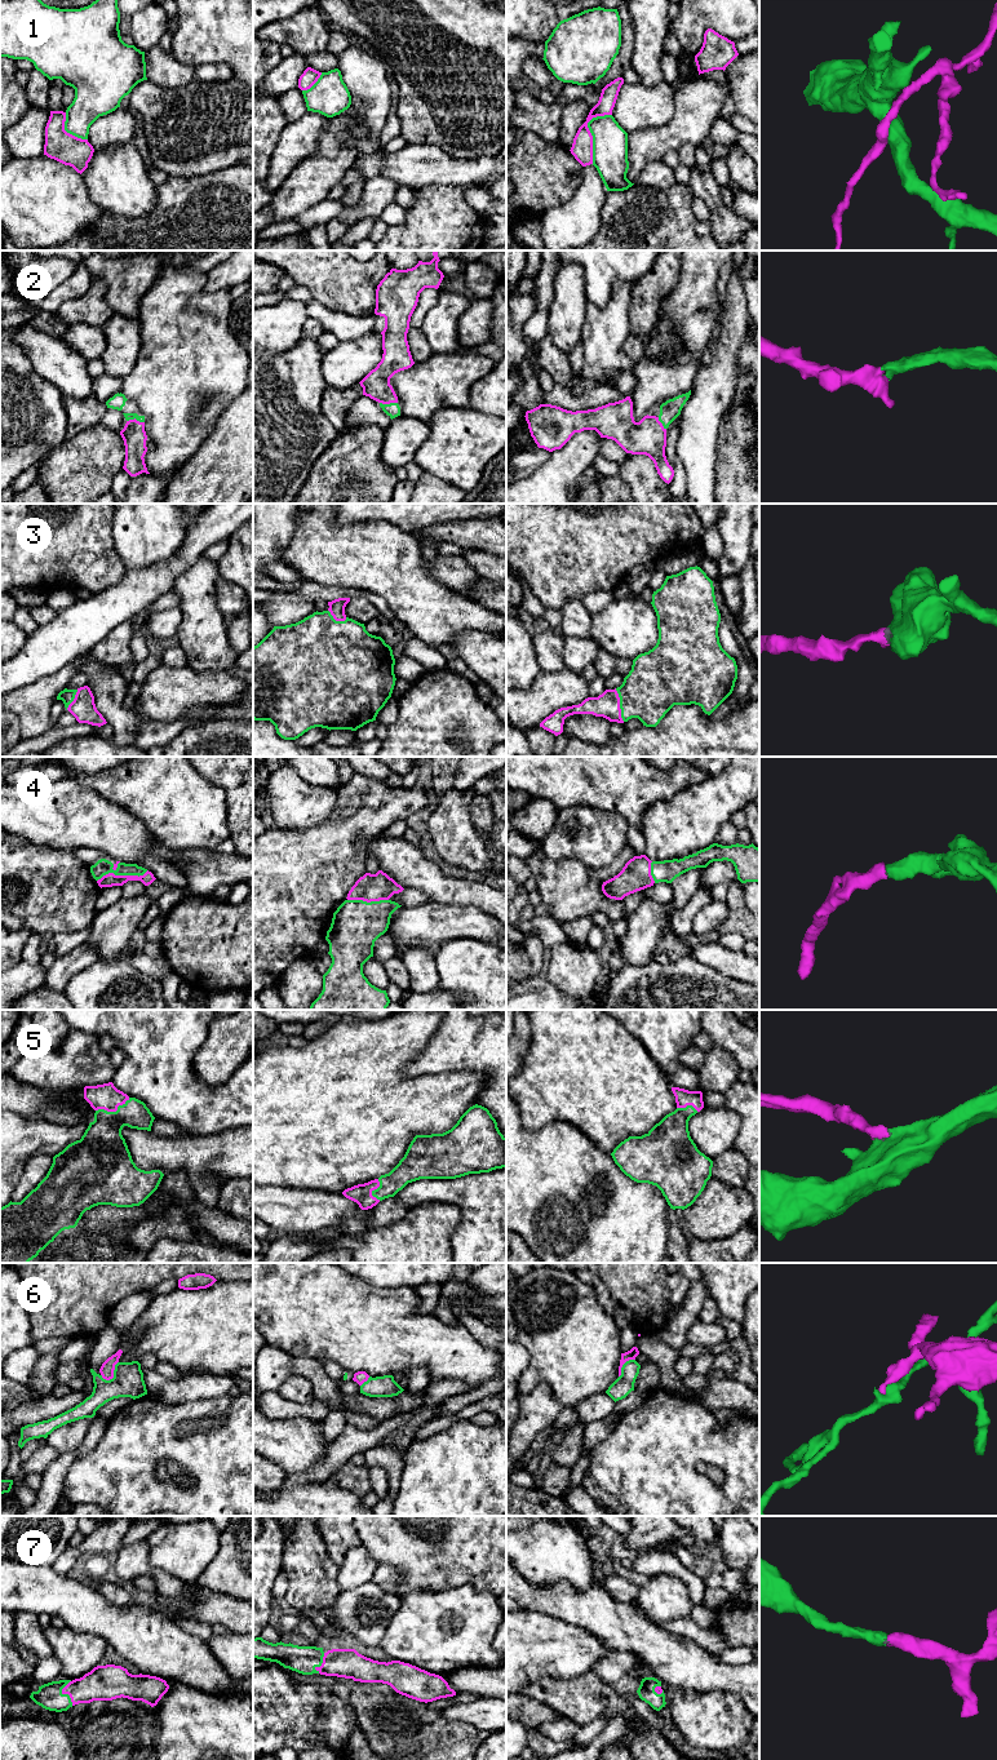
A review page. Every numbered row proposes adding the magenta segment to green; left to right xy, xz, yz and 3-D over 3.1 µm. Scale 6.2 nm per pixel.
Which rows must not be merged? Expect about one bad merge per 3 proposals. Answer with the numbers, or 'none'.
1, 6

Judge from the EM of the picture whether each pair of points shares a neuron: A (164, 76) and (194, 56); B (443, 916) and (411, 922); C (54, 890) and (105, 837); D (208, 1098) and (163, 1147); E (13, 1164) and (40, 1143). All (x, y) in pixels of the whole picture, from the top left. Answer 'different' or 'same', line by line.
A: different
B: same
C: different
D: different
E: same

